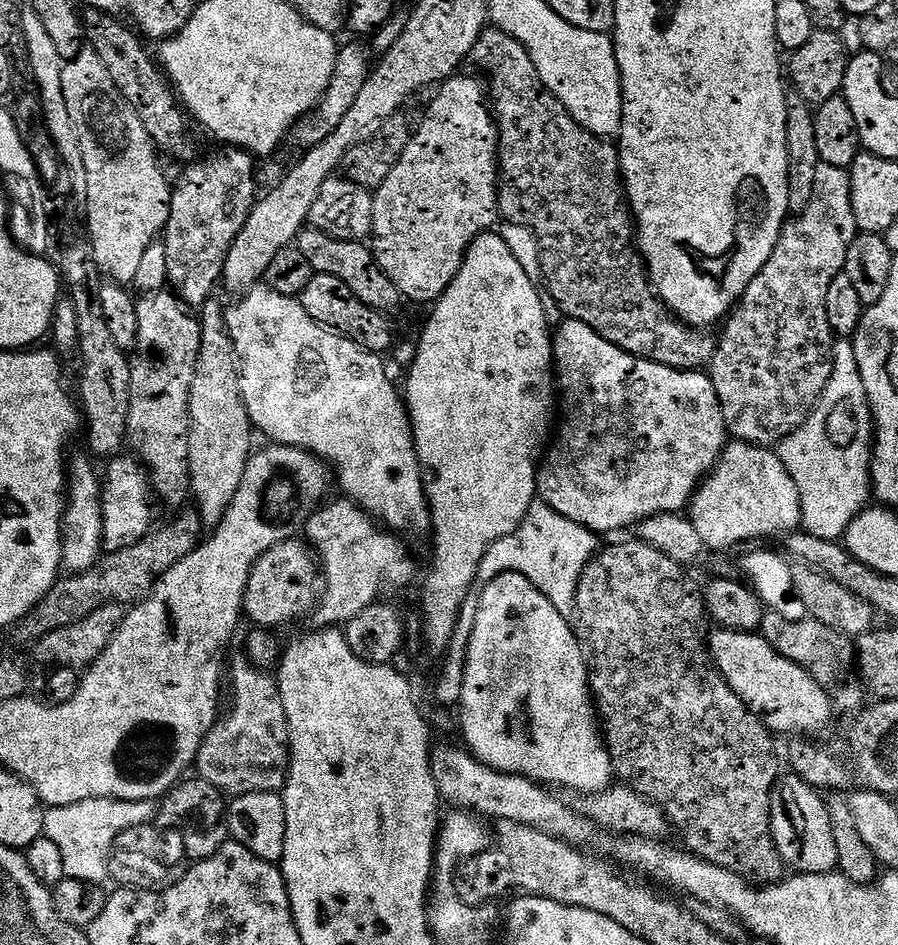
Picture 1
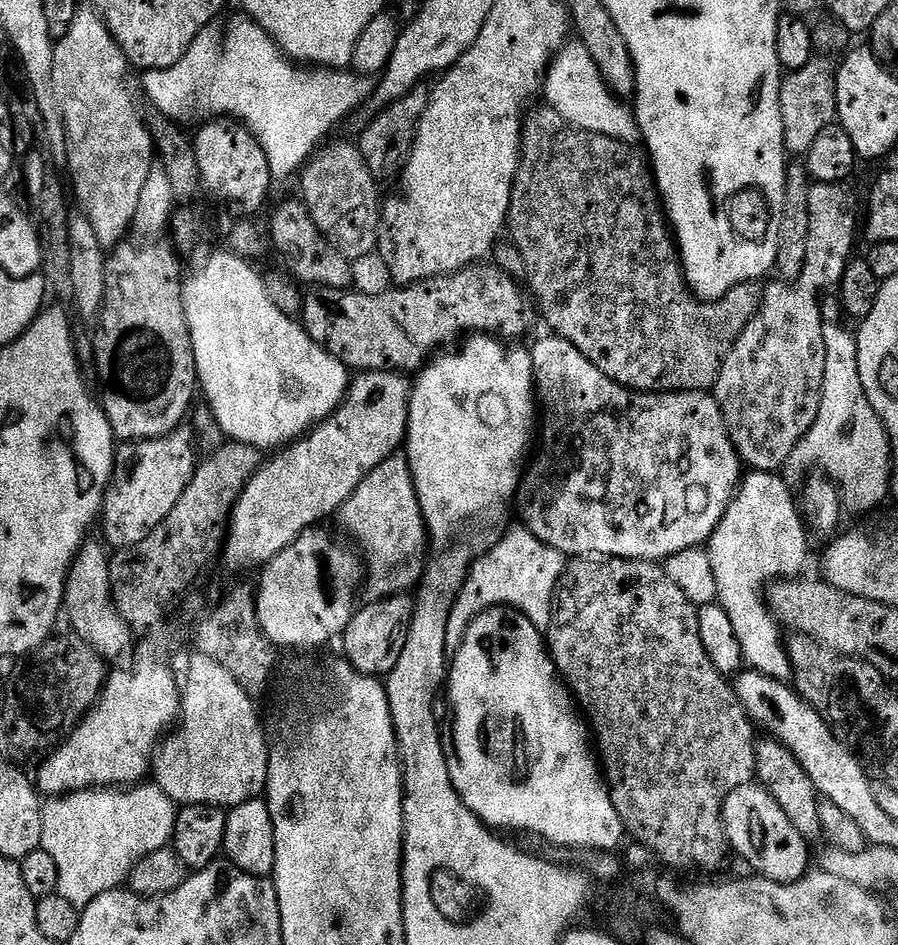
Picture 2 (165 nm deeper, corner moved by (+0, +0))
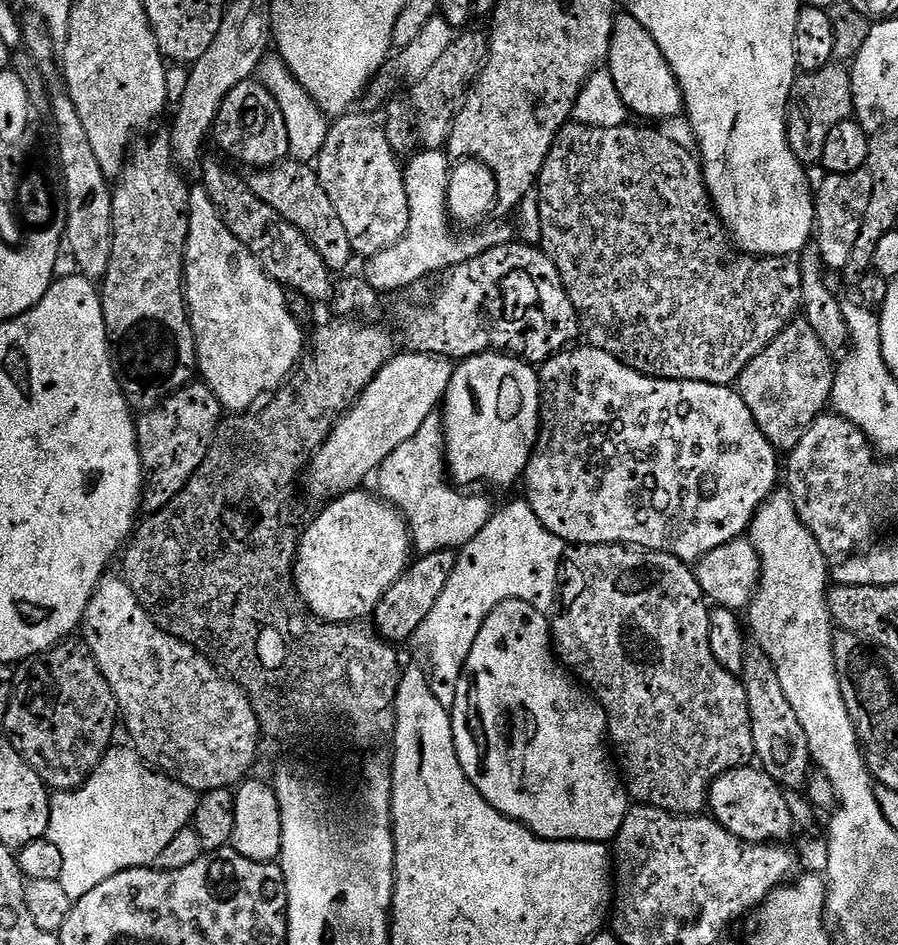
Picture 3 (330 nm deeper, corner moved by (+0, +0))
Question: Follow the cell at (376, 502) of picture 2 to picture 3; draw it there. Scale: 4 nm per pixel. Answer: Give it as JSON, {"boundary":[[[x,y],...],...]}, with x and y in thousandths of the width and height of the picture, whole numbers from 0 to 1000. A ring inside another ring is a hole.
{"boundary":[[[486,438],[465,451],[461,463],[448,468],[439,480],[428,486],[421,495],[422,510],[422,524],[450,543],[462,583],[468,586],[516,580],[530,568],[537,557],[541,557],[550,541],[550,534],[541,526],[516,525],[512,522],[516,520],[497,507],[494,446]]]}

